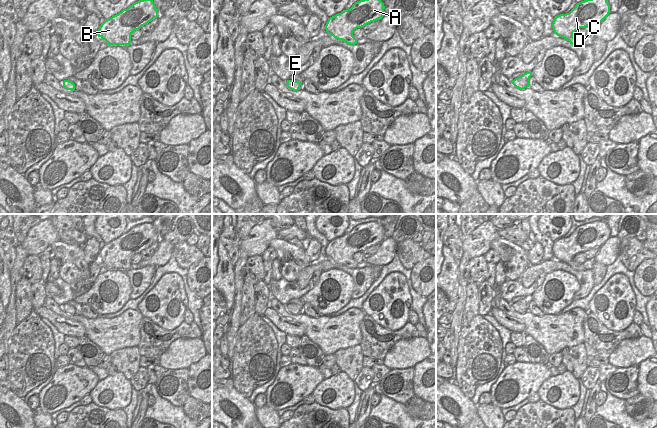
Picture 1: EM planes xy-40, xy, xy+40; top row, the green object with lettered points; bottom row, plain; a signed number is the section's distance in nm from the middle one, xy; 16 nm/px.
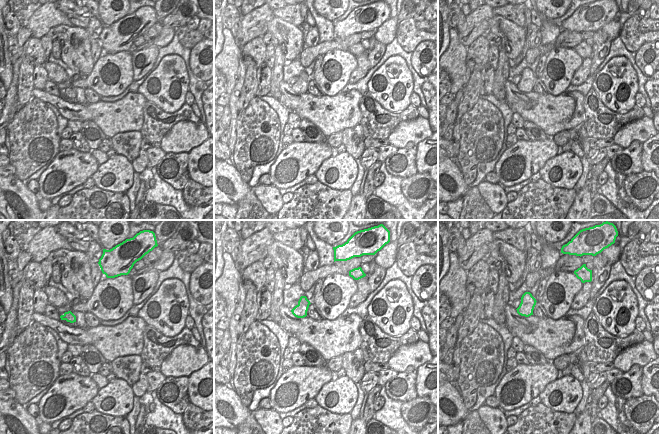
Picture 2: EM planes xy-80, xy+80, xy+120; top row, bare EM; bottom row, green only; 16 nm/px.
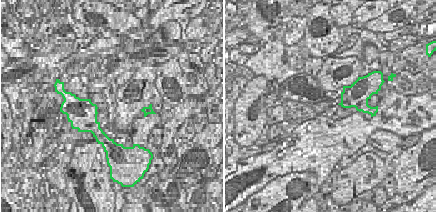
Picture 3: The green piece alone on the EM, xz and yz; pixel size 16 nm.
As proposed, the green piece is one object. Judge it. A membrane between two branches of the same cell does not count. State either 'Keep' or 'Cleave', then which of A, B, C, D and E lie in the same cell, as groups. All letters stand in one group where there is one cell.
Keep. Groups: A B C D E

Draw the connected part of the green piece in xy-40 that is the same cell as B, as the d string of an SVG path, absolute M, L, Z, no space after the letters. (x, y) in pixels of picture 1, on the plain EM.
M139 224L105 244L98 253L98 261L108 269L131 269L131 258L157 241L158 233L153 224Z

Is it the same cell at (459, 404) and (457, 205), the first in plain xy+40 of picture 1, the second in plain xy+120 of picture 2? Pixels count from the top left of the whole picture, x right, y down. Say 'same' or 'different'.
different

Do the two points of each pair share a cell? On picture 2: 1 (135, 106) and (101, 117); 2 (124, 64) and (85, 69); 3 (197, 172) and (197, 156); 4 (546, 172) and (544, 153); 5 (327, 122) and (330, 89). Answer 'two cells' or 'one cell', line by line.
1: one cell
2: two cells
3: one cell
4: two cells
5: two cells

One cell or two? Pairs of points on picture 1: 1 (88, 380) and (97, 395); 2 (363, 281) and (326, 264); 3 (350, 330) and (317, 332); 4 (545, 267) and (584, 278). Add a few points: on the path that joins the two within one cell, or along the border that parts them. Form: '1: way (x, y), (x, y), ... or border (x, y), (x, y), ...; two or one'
1: border (99, 380), (89, 393); two
2: way (354, 273), (335, 265); one
3: way (342, 331), (325, 332); one
4: way (555, 266), (563, 266), (574, 272); one

